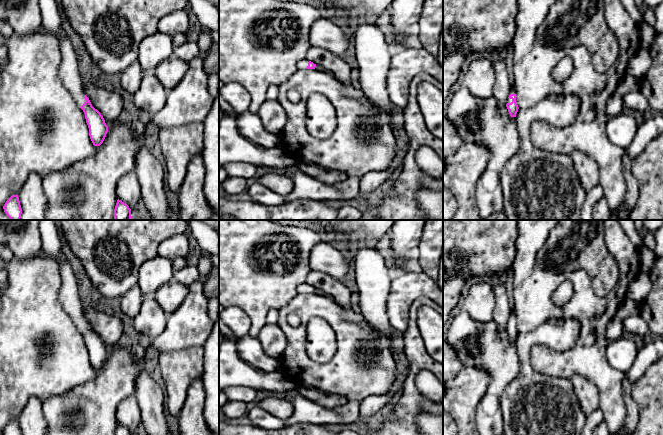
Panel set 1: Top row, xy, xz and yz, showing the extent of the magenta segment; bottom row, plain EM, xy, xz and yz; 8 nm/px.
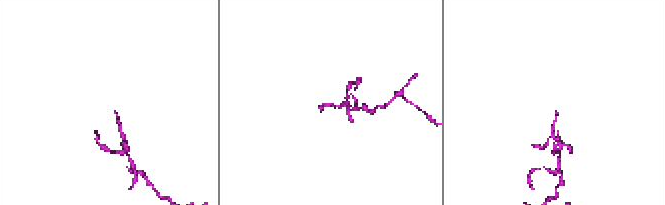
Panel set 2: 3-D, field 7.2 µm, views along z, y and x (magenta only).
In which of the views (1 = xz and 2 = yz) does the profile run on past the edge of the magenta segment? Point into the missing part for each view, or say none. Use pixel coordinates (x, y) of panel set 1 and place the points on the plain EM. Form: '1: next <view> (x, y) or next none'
1: next xz (302, 289)
2: next yz (512, 312)

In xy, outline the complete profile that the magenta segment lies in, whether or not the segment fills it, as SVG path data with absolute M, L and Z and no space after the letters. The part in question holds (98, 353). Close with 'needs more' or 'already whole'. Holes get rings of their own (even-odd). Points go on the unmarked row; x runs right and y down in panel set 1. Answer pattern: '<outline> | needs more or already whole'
M39 220L42 240L42 254L59 263L62 284L59 299L65 311L72 317L85 338L89 360L94 370L100 370L108 356L108 350L101 337L95 333L85 319L79 295L78 280L68 260L62 254L62 242L54 220Z | needs more

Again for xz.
M305 282L298 286L298 294L315 293L315 291L316 288L311 285L308 285Z | needs more

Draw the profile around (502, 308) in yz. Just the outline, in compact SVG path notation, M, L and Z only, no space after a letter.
M498 284L493 287L496 303L494 308L493 320L496 322L499 331L507 328L510 316L510 303L504 284Z

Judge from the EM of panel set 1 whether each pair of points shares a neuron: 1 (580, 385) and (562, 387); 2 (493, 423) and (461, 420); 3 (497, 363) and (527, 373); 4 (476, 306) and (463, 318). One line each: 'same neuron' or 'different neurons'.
1: different neurons
2: different neurons
3: different neurons
4: different neurons

